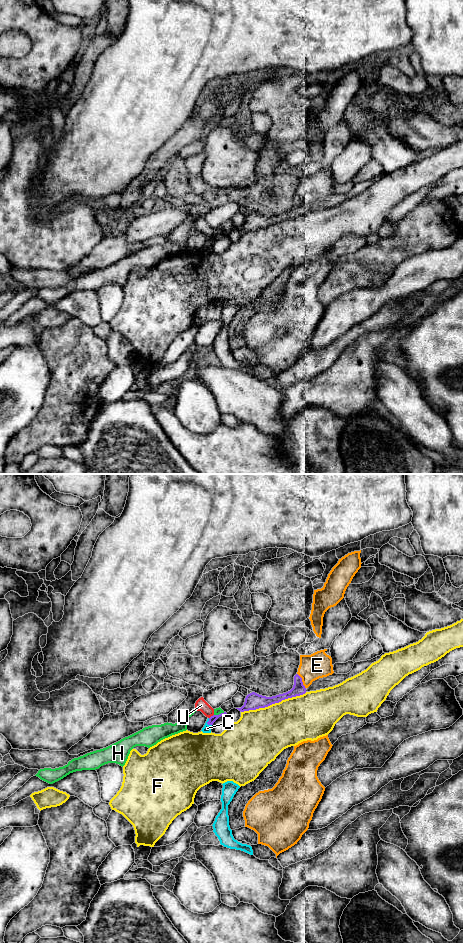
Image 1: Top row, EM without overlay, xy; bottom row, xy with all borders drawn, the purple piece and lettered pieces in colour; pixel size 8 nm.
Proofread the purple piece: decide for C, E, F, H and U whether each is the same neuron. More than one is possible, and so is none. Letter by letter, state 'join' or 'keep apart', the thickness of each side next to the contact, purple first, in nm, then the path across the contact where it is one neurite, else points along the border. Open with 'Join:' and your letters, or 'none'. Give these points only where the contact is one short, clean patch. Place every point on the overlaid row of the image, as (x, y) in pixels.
Join: none
C: keep apart; calibres 60 and 60 nm; border xy (209, 718), (207, 723), (211, 725)
E: keep apart; calibres 100 and 200 nm
F: keep apart; calibres 140 and 400 nm
H: keep apart; calibres 60 and 60 nm
U: keep apart; calibres 60 and 100 nm; border xy (213, 714), (209, 718)

